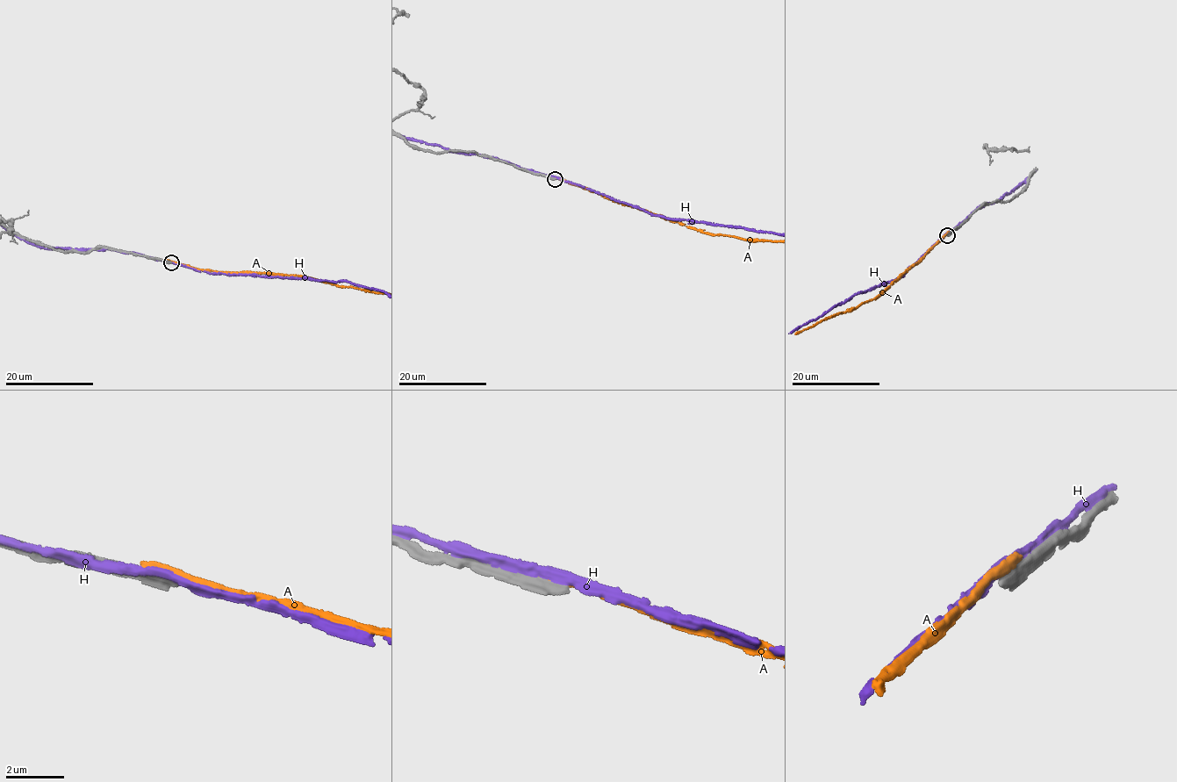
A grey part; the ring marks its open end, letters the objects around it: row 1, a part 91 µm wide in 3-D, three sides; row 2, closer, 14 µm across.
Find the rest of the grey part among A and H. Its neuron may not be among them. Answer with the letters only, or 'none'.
none

